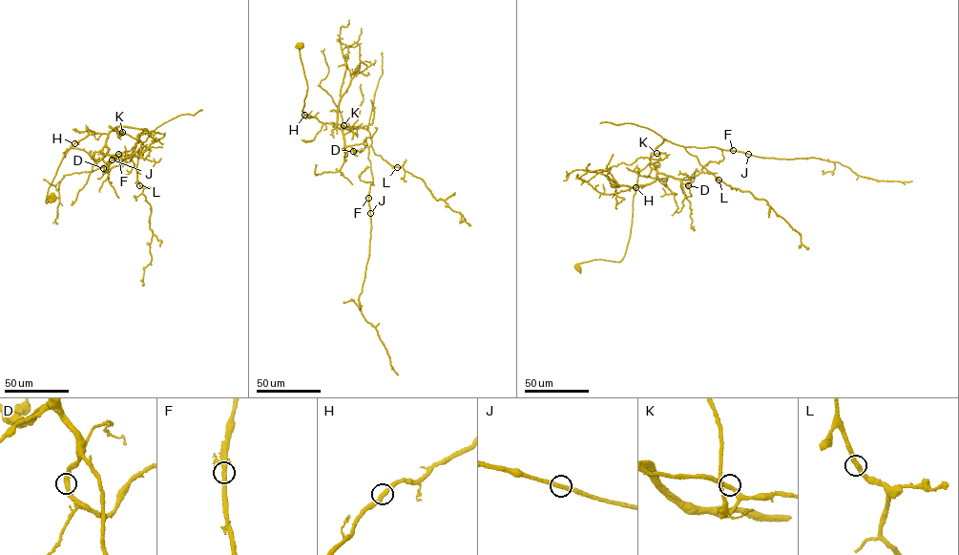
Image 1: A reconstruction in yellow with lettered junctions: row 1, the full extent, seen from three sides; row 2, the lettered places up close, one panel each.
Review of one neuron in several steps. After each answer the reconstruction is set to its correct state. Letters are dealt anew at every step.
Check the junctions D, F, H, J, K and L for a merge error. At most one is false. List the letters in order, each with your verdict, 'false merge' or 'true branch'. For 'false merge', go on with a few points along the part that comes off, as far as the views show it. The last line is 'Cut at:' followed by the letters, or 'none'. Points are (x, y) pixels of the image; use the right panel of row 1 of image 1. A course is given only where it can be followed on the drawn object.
D: true branch
F: true branch
H: true branch
J: true branch
K: true branch
L: true branch
Cut at: none

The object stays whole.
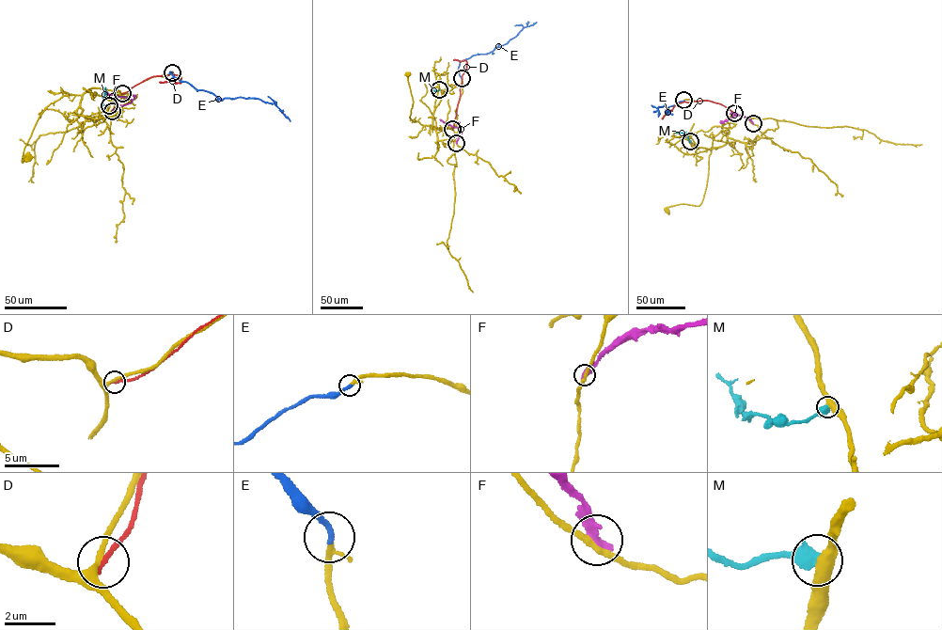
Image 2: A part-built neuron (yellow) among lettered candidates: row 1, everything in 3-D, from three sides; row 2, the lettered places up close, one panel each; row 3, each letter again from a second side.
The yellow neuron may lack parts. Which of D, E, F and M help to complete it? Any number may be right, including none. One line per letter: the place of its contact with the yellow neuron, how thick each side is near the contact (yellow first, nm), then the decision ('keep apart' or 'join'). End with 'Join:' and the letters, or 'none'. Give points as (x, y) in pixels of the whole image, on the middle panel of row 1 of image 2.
D: meets yellow at (452, 129); 190 nm thick on the yellow side, 200 nm on the other; keep apart
E: meets yellow at (462, 78); 170 nm thick on the yellow side, 240 nm on the other; join
F: meets yellow at (456, 143); 240 nm thick on the yellow side, 420 nm on the other; keep apart
M: meets yellow at (439, 89); 500 nm thick on the yellow side, 600 nm on the other; keep apart
Join: E

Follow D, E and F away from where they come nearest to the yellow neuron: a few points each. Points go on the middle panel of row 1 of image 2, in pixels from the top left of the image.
D: (452, 129), (461, 79), (466, 65), (465, 60), (453, 60)
E: (462, 78), (458, 69), (461, 61), (490, 53), (537, 22)
F: (456, 143), (461, 129), (440, 119)

